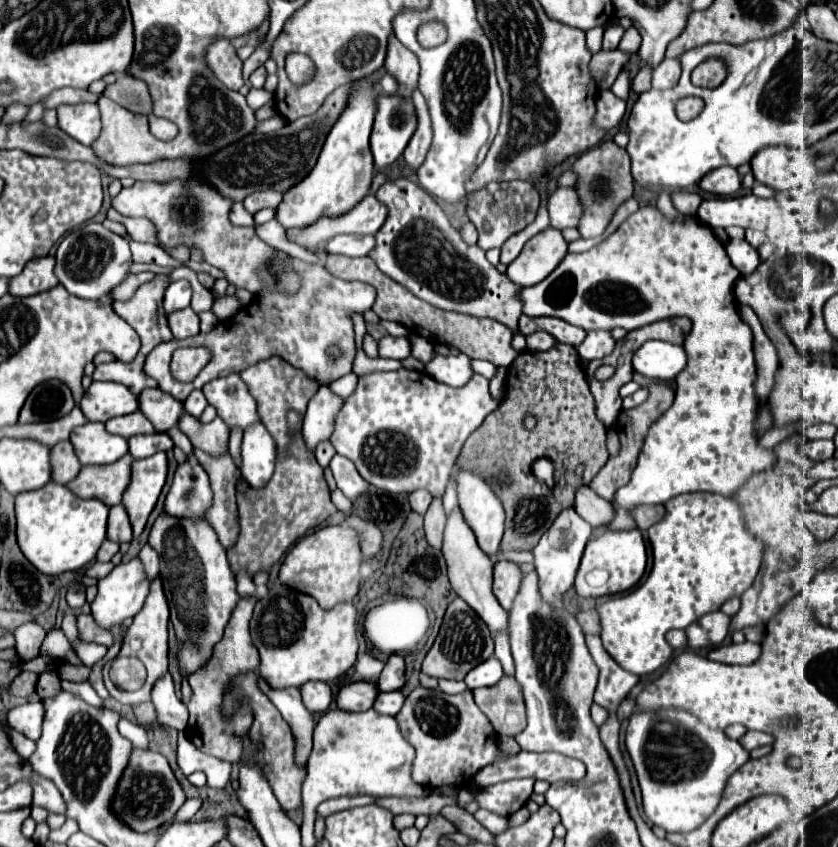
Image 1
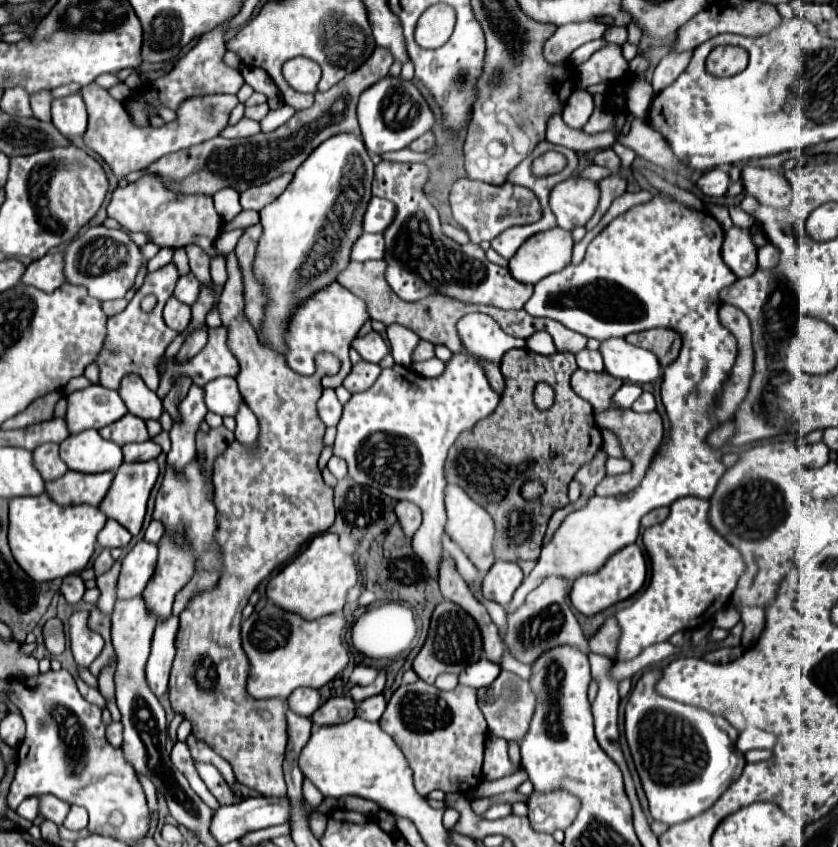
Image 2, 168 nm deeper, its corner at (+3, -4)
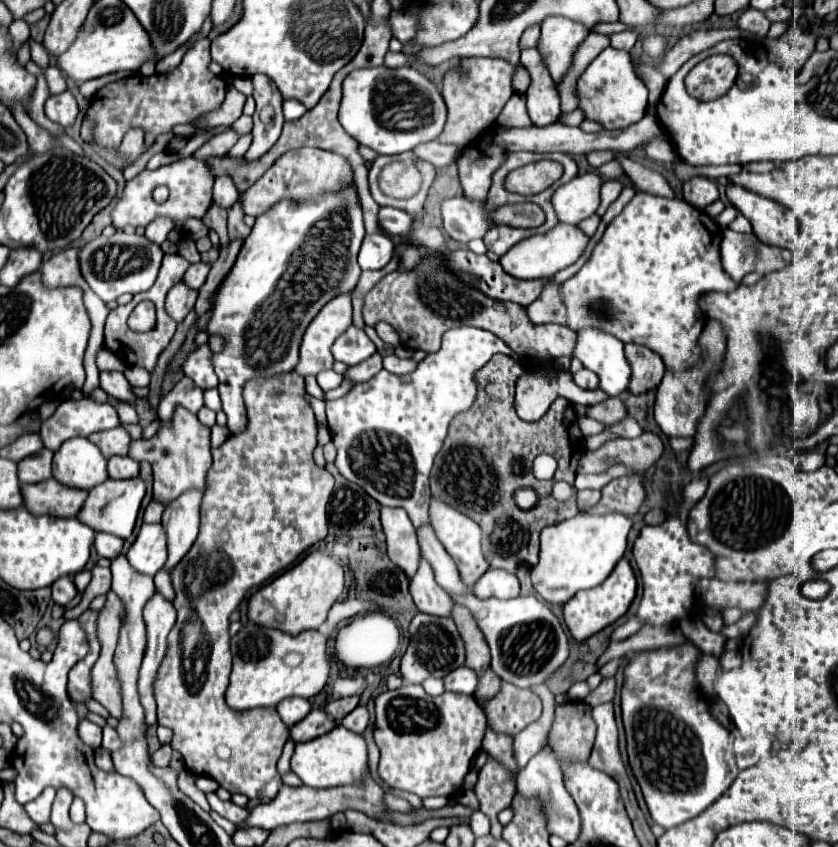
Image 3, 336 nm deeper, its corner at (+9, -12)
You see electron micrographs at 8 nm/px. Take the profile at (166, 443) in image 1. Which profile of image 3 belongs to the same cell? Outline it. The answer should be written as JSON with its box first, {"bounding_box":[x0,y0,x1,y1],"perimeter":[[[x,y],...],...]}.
{"bounding_box":[108,456,140,480],"perimeter":[[[112,456],[108,460],[108,476],[112,480],[126,480],[126,478],[136,478],[140,472],[140,466],[136,460],[130,456]]]}

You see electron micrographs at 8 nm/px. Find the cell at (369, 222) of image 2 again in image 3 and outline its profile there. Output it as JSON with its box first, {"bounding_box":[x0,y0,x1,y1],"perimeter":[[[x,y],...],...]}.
{"bounding_box":[378,208,416,234],"perimeter":[[[380,208],[378,218],[388,234],[408,234],[416,224],[416,216],[398,208]]]}

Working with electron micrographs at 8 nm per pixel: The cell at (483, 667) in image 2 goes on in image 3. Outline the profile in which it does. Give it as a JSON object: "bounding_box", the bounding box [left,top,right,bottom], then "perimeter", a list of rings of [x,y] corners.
{"bounding_box":[444,666,478,694],"perimeter":[[[460,666],[452,672],[448,672],[448,676],[444,676],[444,688],[452,690],[452,692],[462,692],[462,694],[472,694],[474,688],[478,684],[478,676],[476,672],[472,672],[466,666]]]}

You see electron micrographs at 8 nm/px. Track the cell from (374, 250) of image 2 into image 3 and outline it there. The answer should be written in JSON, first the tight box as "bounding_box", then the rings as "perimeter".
{"bounding_box":[358,234,394,270],"perimeter":[[[366,234],[358,254],[358,264],[362,270],[380,270],[390,262],[392,254],[394,254],[394,242],[388,236]]]}

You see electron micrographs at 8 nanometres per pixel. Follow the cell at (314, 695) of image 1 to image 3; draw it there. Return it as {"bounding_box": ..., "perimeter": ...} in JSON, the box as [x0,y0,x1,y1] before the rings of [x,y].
{"bounding_box":[276,698,310,728],"perimeter":[[[284,698],[276,706],[276,710],[278,710],[282,722],[290,728],[310,712],[310,702],[306,698]]]}

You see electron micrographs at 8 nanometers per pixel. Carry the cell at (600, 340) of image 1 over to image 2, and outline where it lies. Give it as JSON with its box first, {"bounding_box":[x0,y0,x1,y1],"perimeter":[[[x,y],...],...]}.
{"bounding_box":[576,348,604,372],"perimeter":[[[588,348],[580,350],[576,354],[576,362],[578,362],[578,368],[582,368],[582,370],[594,370],[594,372],[604,370],[604,360],[598,350],[588,350]]]}

